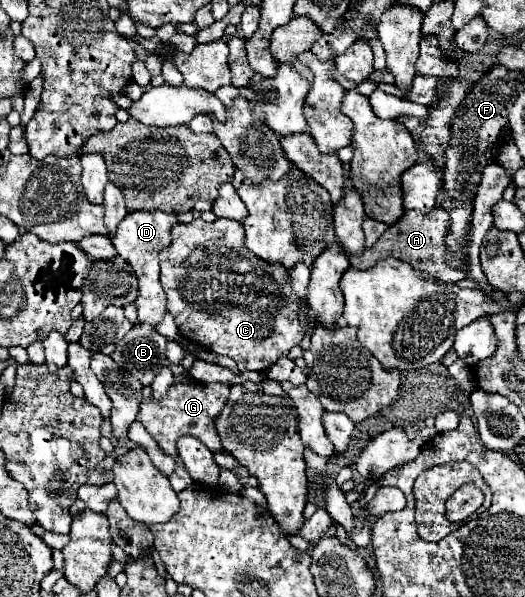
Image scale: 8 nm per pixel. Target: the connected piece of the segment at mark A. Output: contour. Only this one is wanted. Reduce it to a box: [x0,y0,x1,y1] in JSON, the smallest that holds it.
[349,204,465,282]

